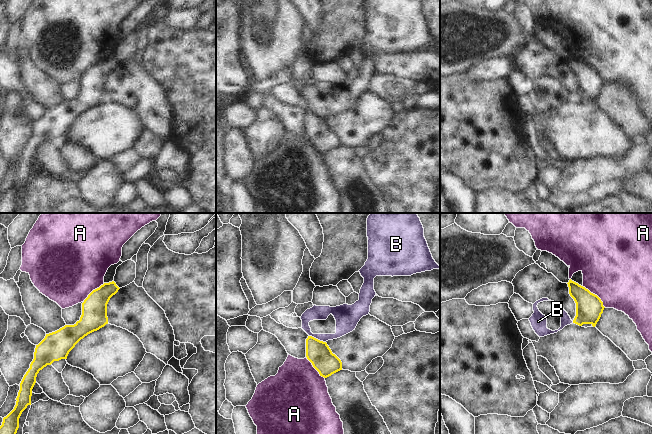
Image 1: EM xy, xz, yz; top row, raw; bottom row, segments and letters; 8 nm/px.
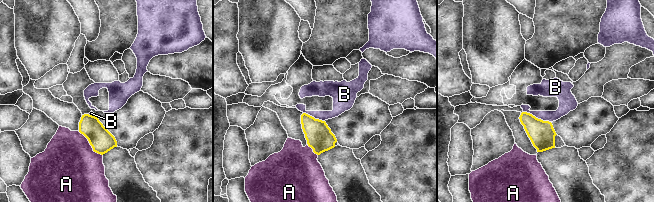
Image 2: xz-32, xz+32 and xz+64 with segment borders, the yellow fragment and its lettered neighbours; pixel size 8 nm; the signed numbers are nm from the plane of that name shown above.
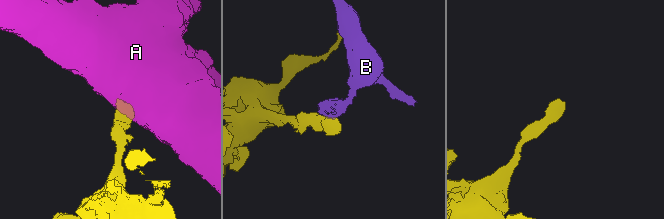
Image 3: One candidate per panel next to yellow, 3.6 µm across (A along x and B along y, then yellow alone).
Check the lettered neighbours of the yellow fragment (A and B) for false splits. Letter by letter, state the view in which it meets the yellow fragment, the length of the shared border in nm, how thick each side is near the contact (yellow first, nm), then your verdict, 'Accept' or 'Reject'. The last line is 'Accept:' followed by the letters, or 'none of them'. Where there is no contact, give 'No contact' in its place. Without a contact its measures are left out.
A: Touches yellow in yz. Shared border 260 nm. Thickness 220 nm (yellow) against 500 nm. Reject
B: Touches yellow in xz. Shared border 150 nm. Thickness 190 nm (yellow) against 140 nm. Reject
Accept: none of them

